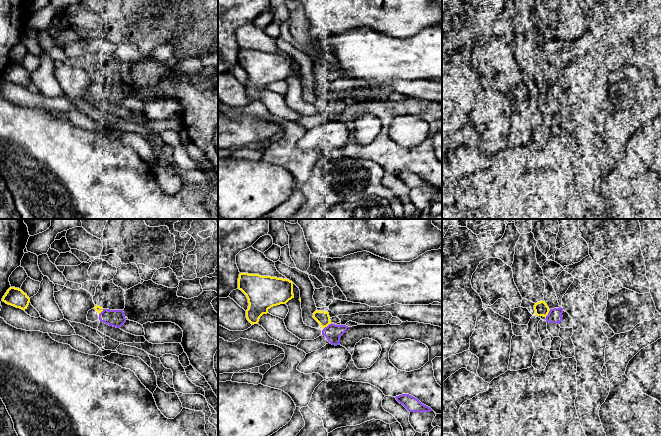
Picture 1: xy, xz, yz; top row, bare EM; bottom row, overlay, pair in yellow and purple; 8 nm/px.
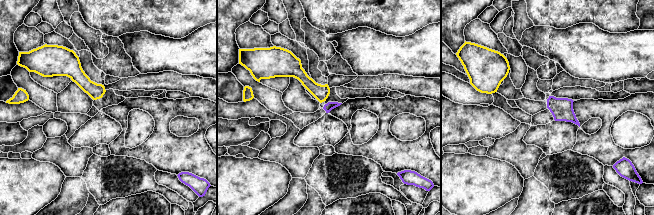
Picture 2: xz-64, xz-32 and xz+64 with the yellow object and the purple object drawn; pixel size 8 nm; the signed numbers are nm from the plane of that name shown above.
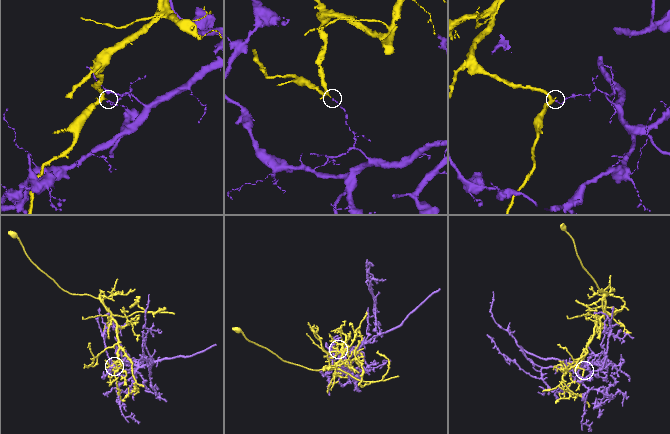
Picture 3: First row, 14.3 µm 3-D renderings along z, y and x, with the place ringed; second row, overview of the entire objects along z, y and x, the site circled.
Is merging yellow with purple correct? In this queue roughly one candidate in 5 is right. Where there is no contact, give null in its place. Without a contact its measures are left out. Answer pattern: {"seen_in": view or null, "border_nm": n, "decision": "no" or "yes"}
{"seen_in": "xz", "border_nm": 90, "decision": "no"}

